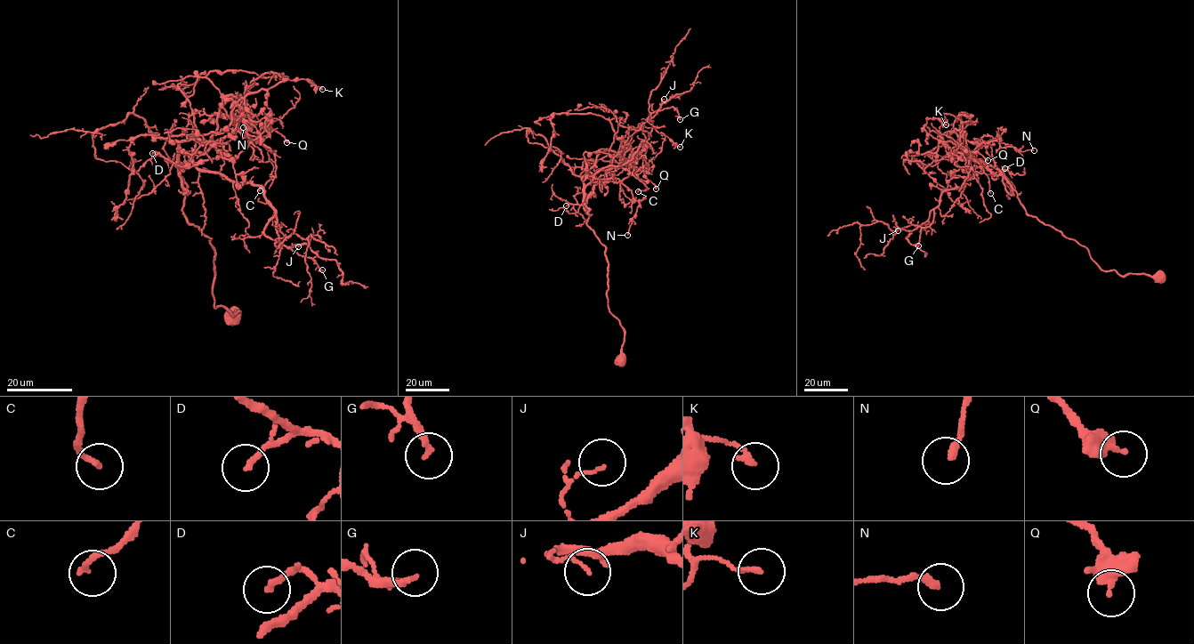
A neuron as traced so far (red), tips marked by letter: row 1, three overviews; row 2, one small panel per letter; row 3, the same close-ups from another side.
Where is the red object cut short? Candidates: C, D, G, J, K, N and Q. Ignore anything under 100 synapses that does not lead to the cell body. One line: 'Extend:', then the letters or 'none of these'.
Extend: none of these

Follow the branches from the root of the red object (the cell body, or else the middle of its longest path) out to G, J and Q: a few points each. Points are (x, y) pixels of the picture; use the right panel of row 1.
G: (1159, 276), (1103, 270), (1085, 247), (1029, 215), (989, 165), (942, 192), (932, 222), (906, 237), (918, 245)
J: (1159, 276), (1103, 270), (1085, 247), (1029, 215), (989, 165), (944, 191), (928, 226), (898, 230)
Q: (1159, 276), (1103, 270), (1085, 247), (1029, 215), (965, 141), (980, 143), (966, 150), (988, 160)

